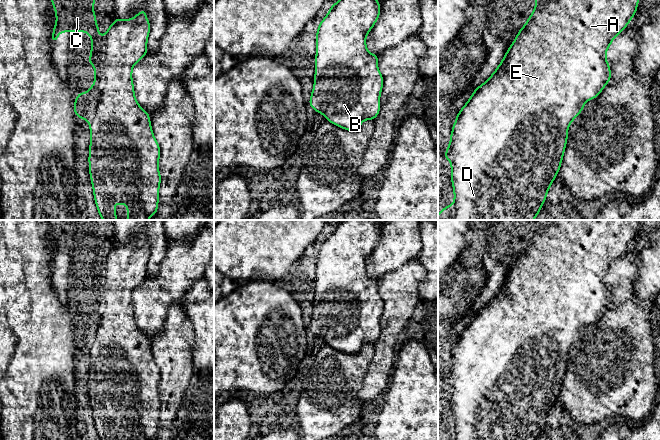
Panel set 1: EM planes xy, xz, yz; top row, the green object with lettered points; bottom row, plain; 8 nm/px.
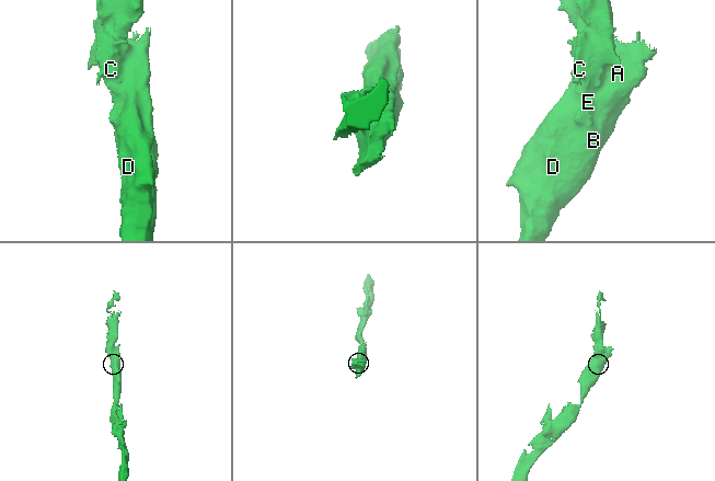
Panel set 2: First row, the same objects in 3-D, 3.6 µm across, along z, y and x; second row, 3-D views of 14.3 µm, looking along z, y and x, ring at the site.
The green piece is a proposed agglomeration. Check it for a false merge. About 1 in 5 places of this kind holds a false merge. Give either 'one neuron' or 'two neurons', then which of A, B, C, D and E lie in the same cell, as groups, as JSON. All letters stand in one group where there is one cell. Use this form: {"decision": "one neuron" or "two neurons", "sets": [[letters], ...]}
{"decision": "one neuron", "sets": [["A", "B", "C", "D", "E"]]}

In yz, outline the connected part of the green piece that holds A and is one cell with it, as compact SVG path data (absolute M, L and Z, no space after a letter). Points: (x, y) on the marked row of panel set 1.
M536 0L532 14L519 30L499 66L481 86L475 88L470 99L456 115L450 134L450 144L444 156L451 163L454 202L440 211L438 220L533 220L536 218L552 182L559 173L567 144L568 127L584 109L585 102L595 99L610 81L611 71L606 60L606 51L613 39L626 28L635 15L638 2L639 0Z

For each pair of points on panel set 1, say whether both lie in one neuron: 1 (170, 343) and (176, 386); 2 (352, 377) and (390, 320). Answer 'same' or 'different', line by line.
1: same
2: different

